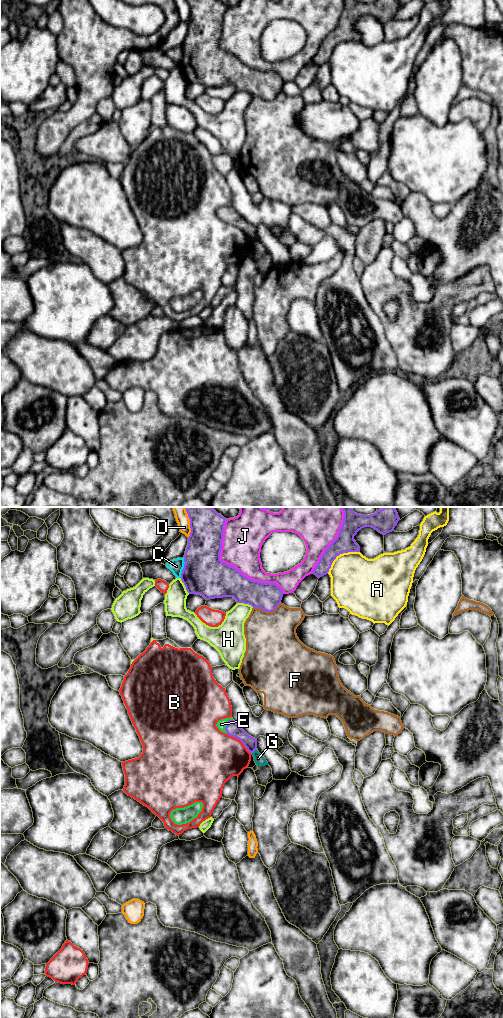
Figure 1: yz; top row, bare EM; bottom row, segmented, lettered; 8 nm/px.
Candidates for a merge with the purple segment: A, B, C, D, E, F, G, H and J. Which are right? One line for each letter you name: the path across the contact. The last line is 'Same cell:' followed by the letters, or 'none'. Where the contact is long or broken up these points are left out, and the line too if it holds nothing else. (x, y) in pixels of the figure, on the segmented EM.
E: across yz (232, 729), (226, 726), (221, 724)
Same cell: E

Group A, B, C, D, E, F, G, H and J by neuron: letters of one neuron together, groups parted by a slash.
A / B / C / D / E / F / G / H / J

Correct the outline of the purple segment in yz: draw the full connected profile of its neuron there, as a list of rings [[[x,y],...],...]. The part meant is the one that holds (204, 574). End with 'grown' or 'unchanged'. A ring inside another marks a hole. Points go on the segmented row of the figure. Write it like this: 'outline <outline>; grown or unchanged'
outline [[[185,507],[185,509],[190,519],[191,533],[180,578],[187,592],[201,595],[206,600],[233,597],[237,603],[249,604],[266,612],[274,611],[283,597],[283,592],[277,584],[251,580],[235,567],[220,560],[226,519],[212,507]]]; unchanged

